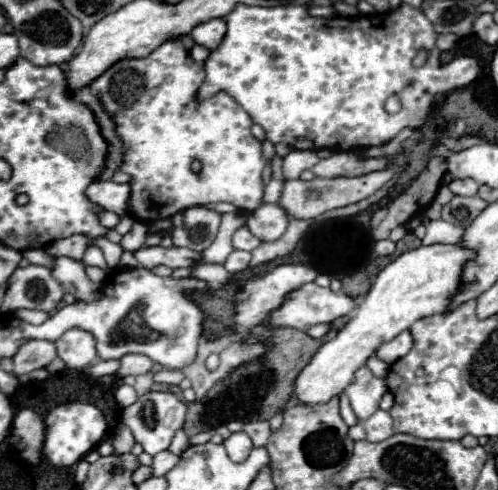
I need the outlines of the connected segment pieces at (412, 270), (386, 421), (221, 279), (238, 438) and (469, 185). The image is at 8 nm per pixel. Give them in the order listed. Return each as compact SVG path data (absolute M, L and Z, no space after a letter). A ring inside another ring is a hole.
M433 244L419 246L395 258L379 272L369 294L359 302L355 316L333 340L325 342L297 374L293 382L293 396L305 406L323 404L339 396L353 382L357 368L365 366L367 358L373 356L383 342L409 330L417 318L441 314L445 310L453 294L459 290L463 264L473 256L473 250L461 248L459 244Z
M377 410L371 418L363 422L363 426L367 430L367 440L373 440L373 442L387 440L393 434L393 418L385 410Z
M201 264L201 266L193 268L189 276L197 278L197 280L205 280L211 288L221 288L231 278L229 272L225 272L225 268L221 264Z
M235 432L235 434L231 434L231 436L223 442L223 446L225 446L225 450L227 450L227 454L229 454L229 458L231 458L233 462L243 462L243 460L247 460L249 452L253 450L253 442L249 440L249 436L247 436L245 432Z
M465 178L465 180L453 180L449 184L451 192L453 194L459 194L459 196L475 196L477 190L479 190L481 184L477 184L473 178Z

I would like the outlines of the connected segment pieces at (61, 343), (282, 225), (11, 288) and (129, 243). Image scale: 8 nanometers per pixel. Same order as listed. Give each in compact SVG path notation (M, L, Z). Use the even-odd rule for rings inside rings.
M69 330L55 342L59 358L65 362L69 370L81 370L87 364L97 360L95 340L89 332Z
M263 204L247 216L247 228L263 242L271 242L283 236L289 220L289 214L279 204Z
M29 264L27 268L17 268L11 274L1 312L11 314L19 308L33 308L51 314L63 296L65 290L57 280L53 280L49 268Z
M135 220L133 230L131 230L129 234L123 236L123 240L121 240L121 248L123 248L123 250L131 250L131 252L135 252L137 248L143 246L143 242L145 242L145 234L147 234L147 224Z

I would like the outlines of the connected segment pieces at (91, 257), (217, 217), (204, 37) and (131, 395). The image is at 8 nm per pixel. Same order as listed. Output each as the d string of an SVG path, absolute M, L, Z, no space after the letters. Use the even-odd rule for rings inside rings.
M95 244L87 248L87 252L85 252L85 256L83 256L83 264L87 264L87 266L99 266L99 268L103 268L103 270L109 270L107 264L105 264L103 252L101 252Z
M193 206L193 208L185 210L183 226L175 228L171 234L173 246L203 252L205 248L211 246L213 238L217 236L219 222L221 222L221 214L217 214L213 210L207 210L201 206Z
M213 18L213 20L207 20L207 22L201 22L197 24L189 36L193 38L195 44L201 44L205 46L207 50L217 50L217 46L221 44L223 36L227 32L227 26L225 26L225 20L223 18Z
M123 384L123 386L119 386L119 388L117 388L115 398L117 398L119 406L123 406L123 408L125 408L125 406L129 406L129 404L133 404L133 402L137 400L137 392L133 390L133 386Z

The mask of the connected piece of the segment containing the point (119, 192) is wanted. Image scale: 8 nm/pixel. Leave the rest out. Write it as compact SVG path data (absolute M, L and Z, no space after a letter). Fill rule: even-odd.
M95 180L87 188L87 198L101 206L103 210L111 210L119 216L127 214L127 198L129 198L129 184L115 184L111 180Z

